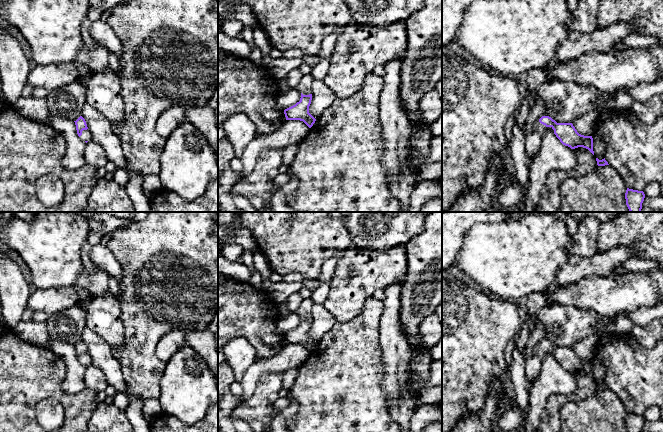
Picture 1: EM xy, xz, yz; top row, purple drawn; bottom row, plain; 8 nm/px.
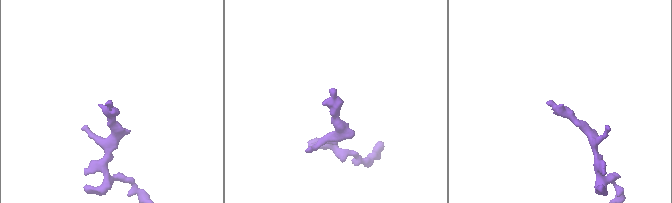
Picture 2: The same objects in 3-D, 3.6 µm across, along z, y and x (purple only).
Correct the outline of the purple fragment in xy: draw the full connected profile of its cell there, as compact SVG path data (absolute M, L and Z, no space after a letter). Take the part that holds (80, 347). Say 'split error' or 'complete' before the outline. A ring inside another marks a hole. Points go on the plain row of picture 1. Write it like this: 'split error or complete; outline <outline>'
split error; outline M80 340L75 346L76 349L76 354L77 354L77 358L78 360L85 365L86 367L90 364L92 364L92 358L91 356L88 354L87 348L85 343Z

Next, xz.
split error; outline M304 298L297 313L301 316L300 325L284 334L286 344L303 345L309 352L313 350L316 343L309 337L309 330L312 324L312 298Z

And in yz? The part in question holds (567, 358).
split error; outline M542 340L535 347L533 355L525 359L526 379L529 383L535 381L539 376L543 359L548 351L554 354L554 358L563 369L571 373L583 371L594 379L592 360L579 358L572 347L557 347L549 340Z

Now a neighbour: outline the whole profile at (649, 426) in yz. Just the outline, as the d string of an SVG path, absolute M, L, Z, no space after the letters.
M645 420L642 432L663 432L663 420L648 421Z

